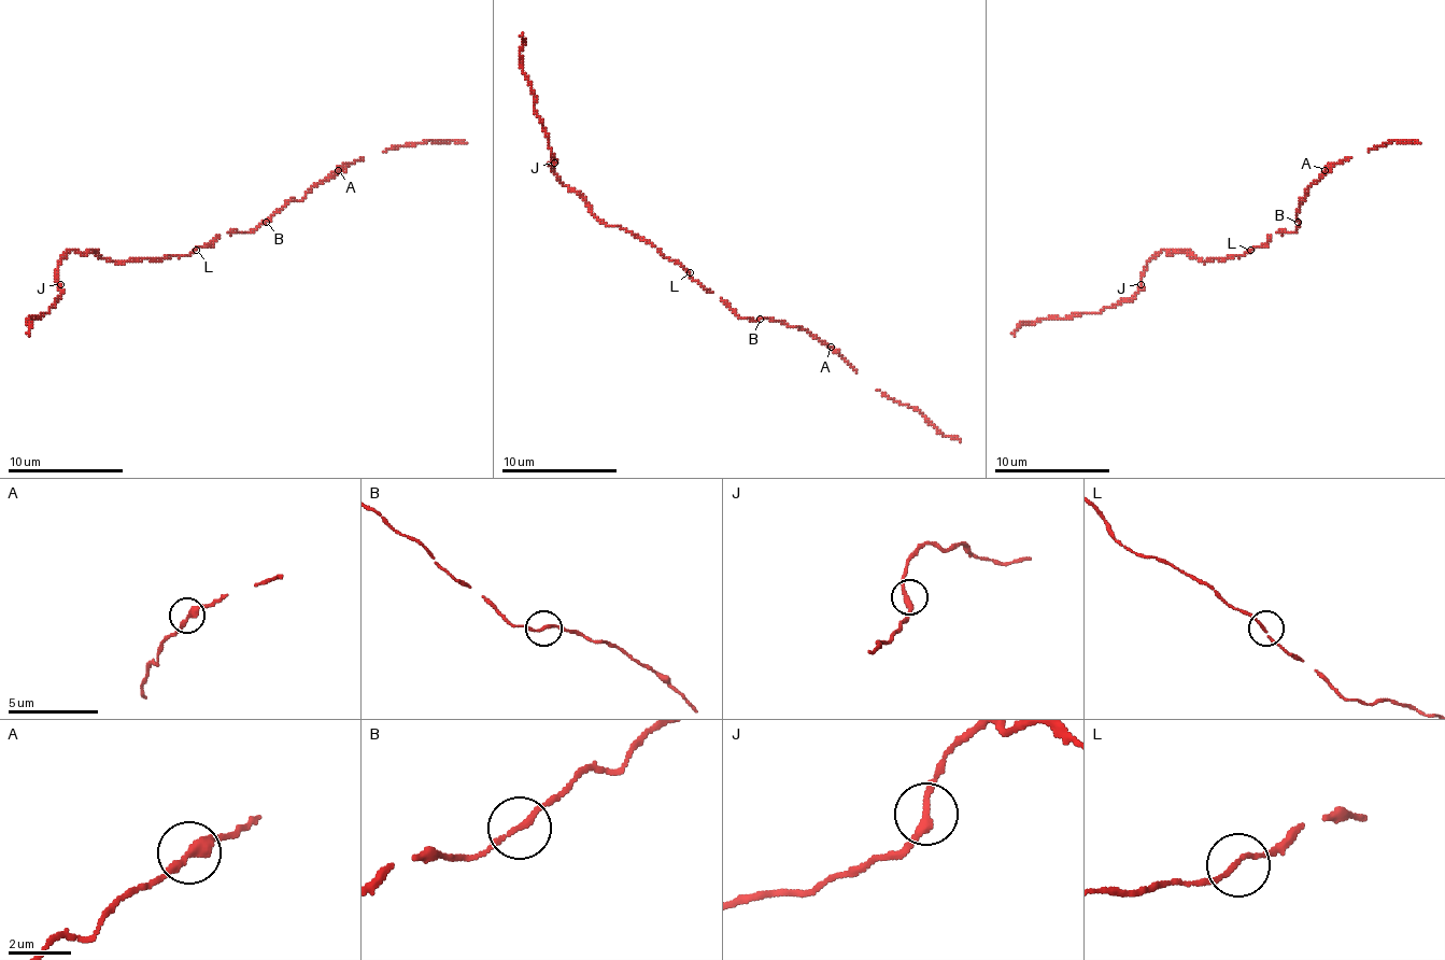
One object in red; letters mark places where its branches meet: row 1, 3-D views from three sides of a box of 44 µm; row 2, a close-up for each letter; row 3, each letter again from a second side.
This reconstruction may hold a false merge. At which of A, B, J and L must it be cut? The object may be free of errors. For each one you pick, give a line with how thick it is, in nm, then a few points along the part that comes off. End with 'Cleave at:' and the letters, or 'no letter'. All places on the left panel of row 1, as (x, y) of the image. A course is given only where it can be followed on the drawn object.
Cleave at: no letter

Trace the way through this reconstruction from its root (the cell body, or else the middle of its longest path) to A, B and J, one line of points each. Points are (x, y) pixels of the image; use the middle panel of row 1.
A: (686, 272), (741, 318), (755, 321), (773, 318), (790, 326), (802, 326), (831, 347)
B: (686, 272), (741, 318), (755, 321), (759, 318)
J: (686, 272), (655, 246), (618, 226), (606, 226), (560, 180), (551, 168), (554, 163)

